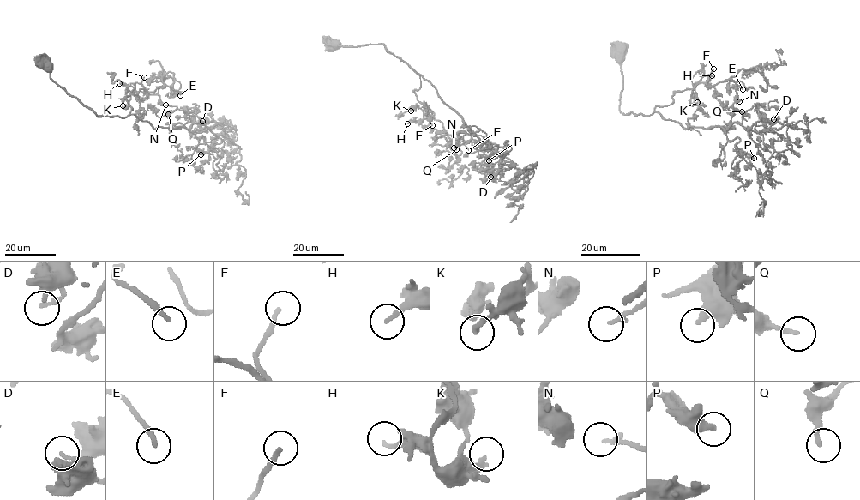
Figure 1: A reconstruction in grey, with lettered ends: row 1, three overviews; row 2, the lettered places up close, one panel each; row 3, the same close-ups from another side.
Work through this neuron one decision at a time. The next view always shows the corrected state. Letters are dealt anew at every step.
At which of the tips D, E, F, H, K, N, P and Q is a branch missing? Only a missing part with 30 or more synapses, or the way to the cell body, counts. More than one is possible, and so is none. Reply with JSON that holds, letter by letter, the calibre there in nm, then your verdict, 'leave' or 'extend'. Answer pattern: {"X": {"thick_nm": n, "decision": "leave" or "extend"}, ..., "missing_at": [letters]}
{"D": {"thick_nm": 200, "decision": "leave"}, "E": {"thick_nm": 220, "decision": "extend"}, "F": {"thick_nm": 200, "decision": "extend"}, "H": {"thick_nm": 180, "decision": "leave"}, "K": {"thick_nm": 280, "decision": "leave"}, "N": {"thick_nm": 220, "decision": "leave"}, "P": {"thick_nm": 320, "decision": "leave"}, "Q": {"thick_nm": 170, "decision": "leave"}, "missing_at": ["E", "F"]}

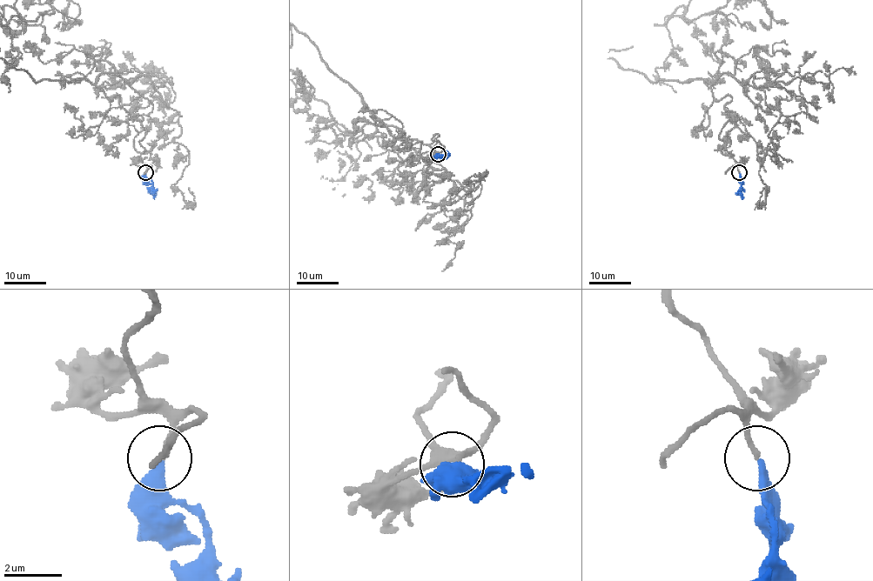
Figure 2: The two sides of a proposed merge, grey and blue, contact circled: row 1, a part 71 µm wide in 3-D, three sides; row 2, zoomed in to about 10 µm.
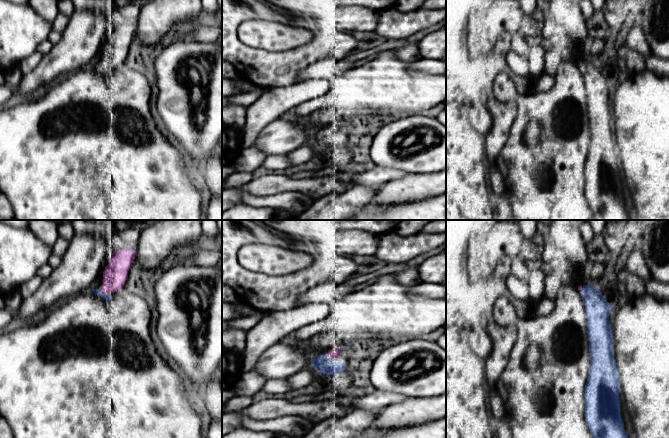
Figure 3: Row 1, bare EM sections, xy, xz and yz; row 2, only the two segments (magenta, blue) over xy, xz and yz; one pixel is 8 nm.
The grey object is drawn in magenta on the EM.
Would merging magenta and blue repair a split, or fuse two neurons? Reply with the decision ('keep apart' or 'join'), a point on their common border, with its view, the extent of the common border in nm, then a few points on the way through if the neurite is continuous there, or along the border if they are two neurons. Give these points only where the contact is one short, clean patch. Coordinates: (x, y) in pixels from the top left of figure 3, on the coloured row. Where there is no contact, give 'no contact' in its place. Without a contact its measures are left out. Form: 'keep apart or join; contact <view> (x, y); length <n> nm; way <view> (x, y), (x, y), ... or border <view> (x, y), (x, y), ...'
join; contact xy (100, 289); length 50 nm

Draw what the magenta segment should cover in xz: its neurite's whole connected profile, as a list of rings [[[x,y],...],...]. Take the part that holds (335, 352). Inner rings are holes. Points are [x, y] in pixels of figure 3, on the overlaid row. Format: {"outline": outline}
{"outline": [[[338,348],[331,349],[326,354],[319,354],[313,357],[312,366],[323,374],[336,375],[345,369],[345,363],[334,362],[335,357],[342,357]]]}

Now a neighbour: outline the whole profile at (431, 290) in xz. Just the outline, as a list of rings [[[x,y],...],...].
[[[421,283],[420,285],[411,287],[410,293],[433,299],[446,298],[446,285],[438,283]]]

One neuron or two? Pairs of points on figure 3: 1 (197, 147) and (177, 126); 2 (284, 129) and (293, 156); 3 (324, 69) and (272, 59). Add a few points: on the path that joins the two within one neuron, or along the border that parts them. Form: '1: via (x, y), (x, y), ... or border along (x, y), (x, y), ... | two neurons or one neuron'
1: via (193, 142), (182, 131) | one neuron
2: border along (311, 141), (285, 154) | two neurons
3: border along (330, 57), (308, 65), (299, 79) | two neurons

